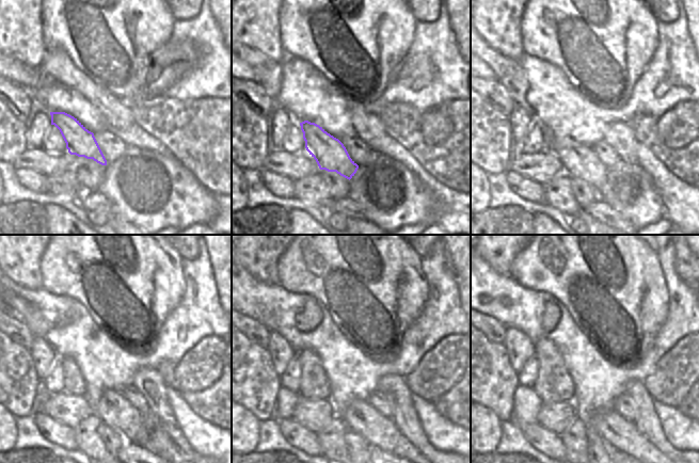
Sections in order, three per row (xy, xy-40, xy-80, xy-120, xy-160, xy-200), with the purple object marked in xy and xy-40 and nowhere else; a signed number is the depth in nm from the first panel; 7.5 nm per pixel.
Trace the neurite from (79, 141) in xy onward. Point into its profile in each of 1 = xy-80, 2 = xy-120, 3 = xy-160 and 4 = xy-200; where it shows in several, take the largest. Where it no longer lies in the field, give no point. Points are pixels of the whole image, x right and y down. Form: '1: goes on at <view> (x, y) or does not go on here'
1: goes on at xy-80 (578, 160)
2: goes on at xy-120 (112, 408)
3: goes on at xy-160 (379, 431)
4: goes on at xy-200 (621, 434)

